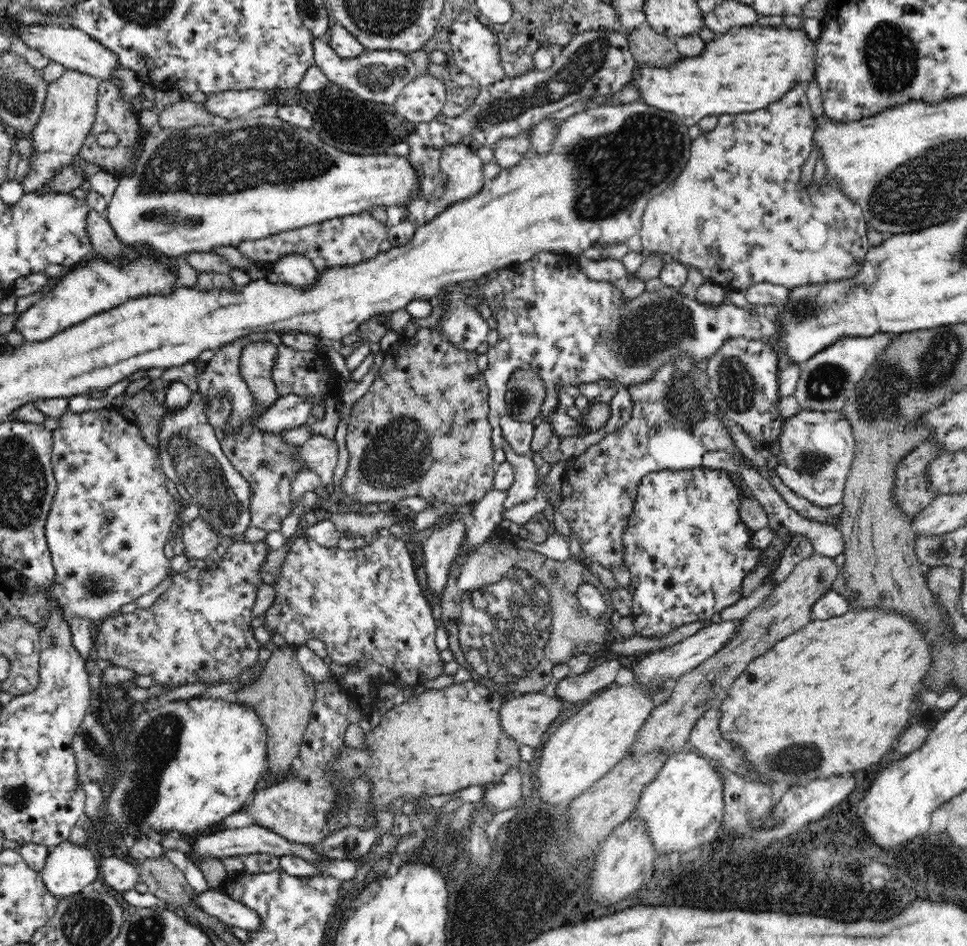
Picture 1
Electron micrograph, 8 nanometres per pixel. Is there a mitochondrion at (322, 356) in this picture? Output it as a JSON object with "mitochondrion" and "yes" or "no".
{"mitochondrion":"no"}

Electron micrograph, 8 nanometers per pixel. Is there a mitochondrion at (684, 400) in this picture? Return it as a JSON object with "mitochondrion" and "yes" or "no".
{"mitochondrion":"yes"}

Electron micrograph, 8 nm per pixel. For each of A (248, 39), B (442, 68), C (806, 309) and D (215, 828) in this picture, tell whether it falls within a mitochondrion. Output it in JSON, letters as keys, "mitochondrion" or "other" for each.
{"A":"other","B":"other","C":"mitochondrion","D":"other"}

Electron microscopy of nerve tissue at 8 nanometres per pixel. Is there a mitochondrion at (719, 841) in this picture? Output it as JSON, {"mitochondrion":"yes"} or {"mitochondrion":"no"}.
{"mitochondrion":"no"}

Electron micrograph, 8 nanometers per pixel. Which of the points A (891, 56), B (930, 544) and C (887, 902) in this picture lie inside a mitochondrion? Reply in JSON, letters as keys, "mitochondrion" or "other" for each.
{"A":"mitochondrion","B":"other","C":"other"}

